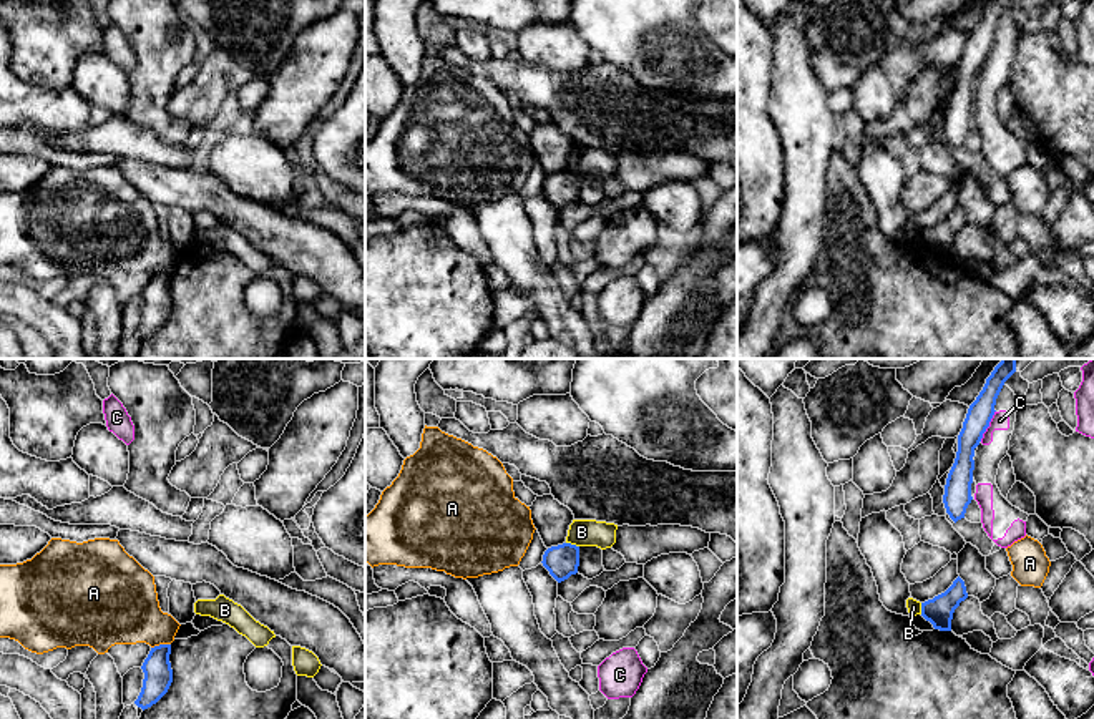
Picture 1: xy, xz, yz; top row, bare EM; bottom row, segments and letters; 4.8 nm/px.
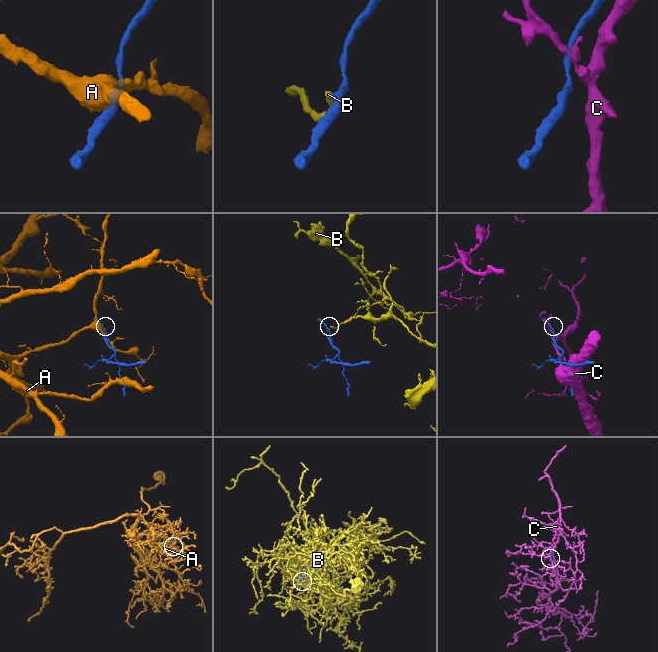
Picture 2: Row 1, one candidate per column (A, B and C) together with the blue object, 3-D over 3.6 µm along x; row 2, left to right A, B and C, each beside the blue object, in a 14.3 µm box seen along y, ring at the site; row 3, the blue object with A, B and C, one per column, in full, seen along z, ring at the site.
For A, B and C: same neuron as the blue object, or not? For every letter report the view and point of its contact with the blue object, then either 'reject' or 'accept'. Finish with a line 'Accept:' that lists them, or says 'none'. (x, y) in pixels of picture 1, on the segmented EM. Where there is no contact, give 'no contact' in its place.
A: xy (160, 645) | reject
B: xz (573, 545) | reject
C: yz (988, 425) | reject
Accept: none

